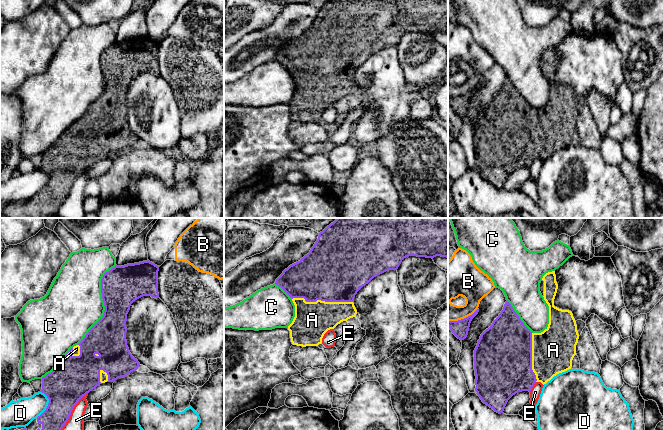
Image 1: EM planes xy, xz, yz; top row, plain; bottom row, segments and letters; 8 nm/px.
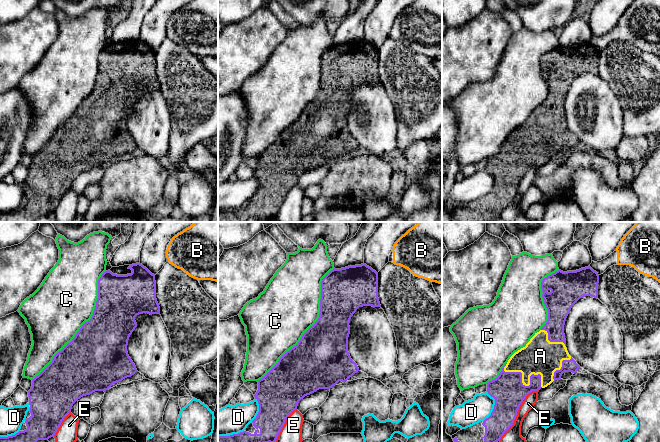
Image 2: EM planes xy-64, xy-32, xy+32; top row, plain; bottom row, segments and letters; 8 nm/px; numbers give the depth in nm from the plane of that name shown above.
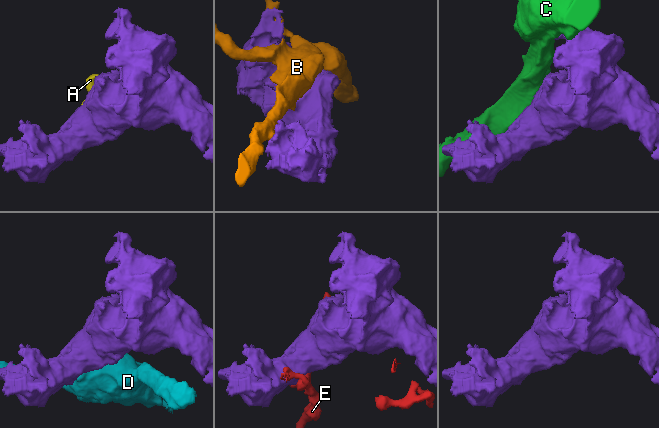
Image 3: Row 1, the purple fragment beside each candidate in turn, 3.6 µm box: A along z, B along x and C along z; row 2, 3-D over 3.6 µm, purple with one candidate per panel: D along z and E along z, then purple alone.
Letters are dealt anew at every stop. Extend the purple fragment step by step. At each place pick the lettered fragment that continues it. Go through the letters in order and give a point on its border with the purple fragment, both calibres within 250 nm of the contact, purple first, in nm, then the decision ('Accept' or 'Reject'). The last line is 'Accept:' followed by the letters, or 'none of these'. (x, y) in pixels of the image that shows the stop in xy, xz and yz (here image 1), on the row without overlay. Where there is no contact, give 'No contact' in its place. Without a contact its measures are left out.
A: Touches purple at xz (322, 76). Thickness 500 nm (purple) against 300 nm. Accept
B: Touches purple at yz (462, 95). Thickness 140 nm (purple) against 190 nm. Reject
C: Touches purple at xy (104, 79). Thickness 320 nm (purple) against 460 nm. Reject
D: Touches purple at xy (48, 181). Thickness 320 nm (purple) against 220 nm. Reject
E: Touches purple at xy (70, 190). Thickness 320 nm (purple) against 220 nm. Reject
Accept: A

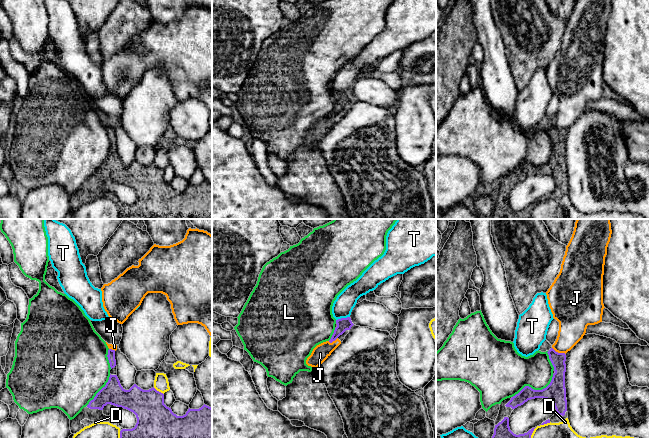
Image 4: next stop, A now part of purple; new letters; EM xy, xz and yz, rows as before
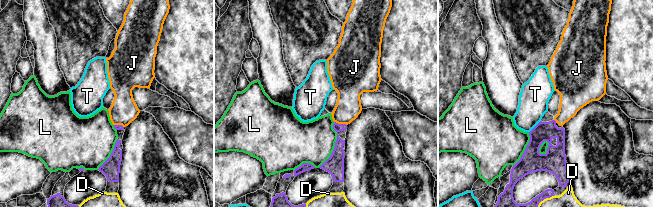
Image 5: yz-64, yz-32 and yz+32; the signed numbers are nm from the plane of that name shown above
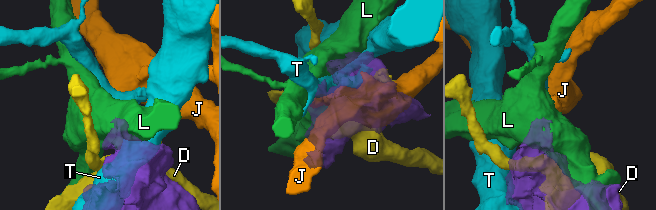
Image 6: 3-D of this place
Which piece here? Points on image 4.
D: Touches purple at xy (158, 167). Thickness 320 nm (purple) against 120 nm. Reject
J: Touches purple at yz (559, 129). Thickness 120 nm (purple) against 220 nm. Reject
L: Touches purple at yz (535, 166). Thickness 160 nm (purple) against 320 nm. Reject
T: Touches purple at xz (342, 94). Thickness 110 nm (purple) against 160 nm. Reject
Accept: none of these

